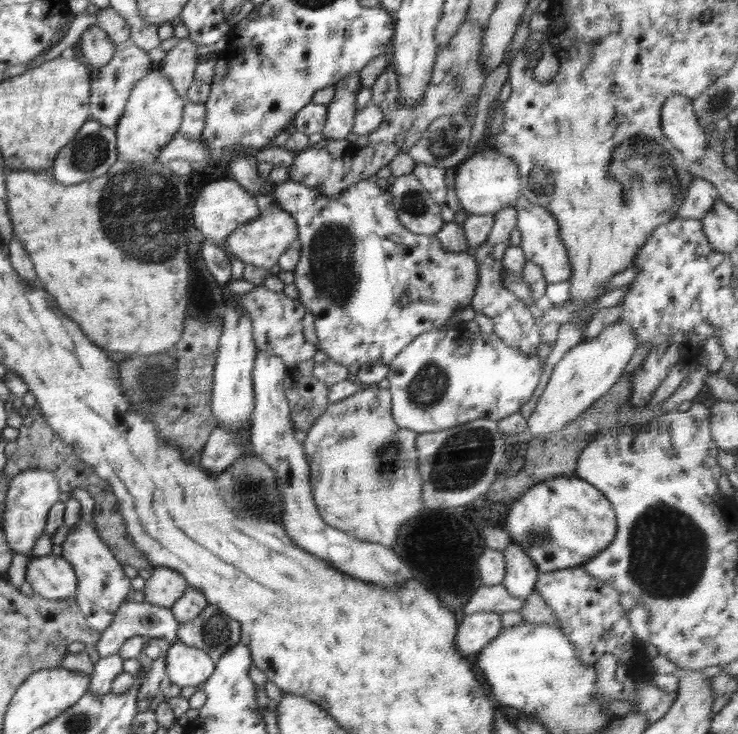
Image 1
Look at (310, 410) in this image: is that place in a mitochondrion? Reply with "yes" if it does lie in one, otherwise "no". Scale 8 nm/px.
no

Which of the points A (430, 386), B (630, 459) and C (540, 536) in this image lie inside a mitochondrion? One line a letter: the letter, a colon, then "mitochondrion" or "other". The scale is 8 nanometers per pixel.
A: mitochondrion
B: other
C: mitochondrion

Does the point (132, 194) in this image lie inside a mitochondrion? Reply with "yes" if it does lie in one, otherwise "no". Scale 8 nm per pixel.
yes

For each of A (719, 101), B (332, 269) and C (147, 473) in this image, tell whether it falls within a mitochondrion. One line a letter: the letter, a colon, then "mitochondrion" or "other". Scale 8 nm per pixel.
A: mitochondrion
B: mitochondrion
C: other

